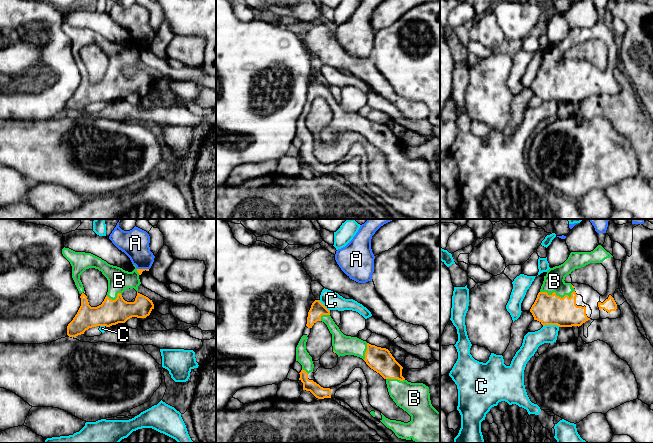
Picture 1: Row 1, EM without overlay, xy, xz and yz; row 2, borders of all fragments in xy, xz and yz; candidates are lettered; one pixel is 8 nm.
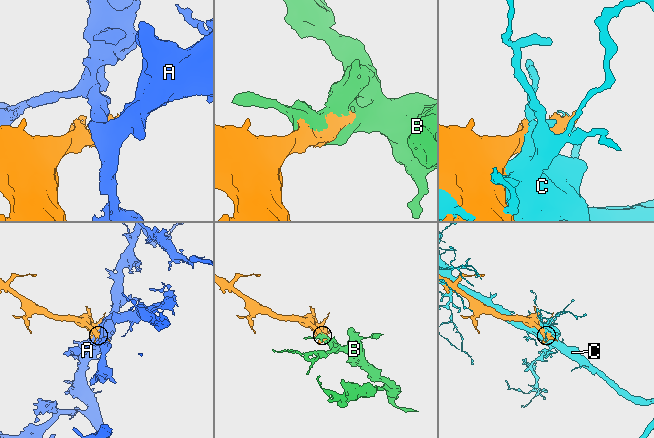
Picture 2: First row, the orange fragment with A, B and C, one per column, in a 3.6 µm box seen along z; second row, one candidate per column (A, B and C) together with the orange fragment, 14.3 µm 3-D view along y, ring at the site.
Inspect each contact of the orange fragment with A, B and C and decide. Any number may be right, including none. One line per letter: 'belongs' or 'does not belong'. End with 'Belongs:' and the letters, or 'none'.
A: does not belong
B: belongs
C: does not belong
Belongs: B

